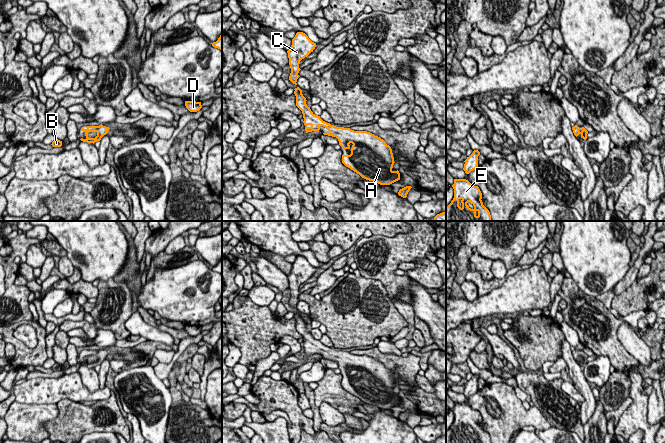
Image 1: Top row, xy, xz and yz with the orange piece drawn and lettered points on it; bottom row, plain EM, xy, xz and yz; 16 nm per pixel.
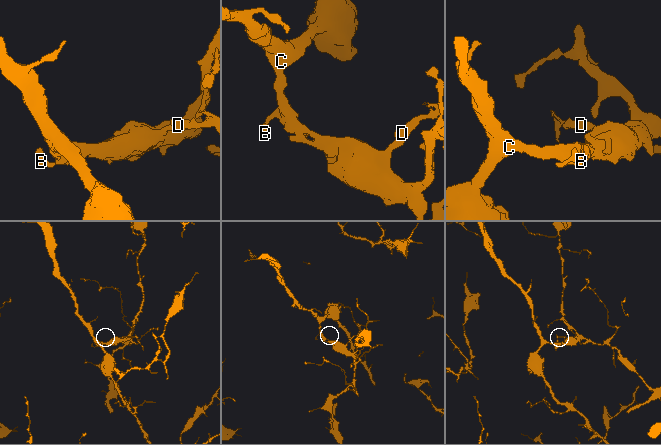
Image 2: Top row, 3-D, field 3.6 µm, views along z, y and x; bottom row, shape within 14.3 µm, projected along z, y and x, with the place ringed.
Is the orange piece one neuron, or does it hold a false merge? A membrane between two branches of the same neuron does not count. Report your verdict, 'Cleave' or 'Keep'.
Keep

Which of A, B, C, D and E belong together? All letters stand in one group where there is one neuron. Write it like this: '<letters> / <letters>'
A B C D E

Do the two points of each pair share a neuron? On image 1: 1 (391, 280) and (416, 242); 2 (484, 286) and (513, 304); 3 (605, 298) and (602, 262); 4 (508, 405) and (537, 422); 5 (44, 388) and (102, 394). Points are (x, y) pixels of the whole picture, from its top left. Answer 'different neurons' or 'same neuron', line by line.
1: same neuron
2: different neurons
3: different neurons
4: same neuron
5: same neuron

